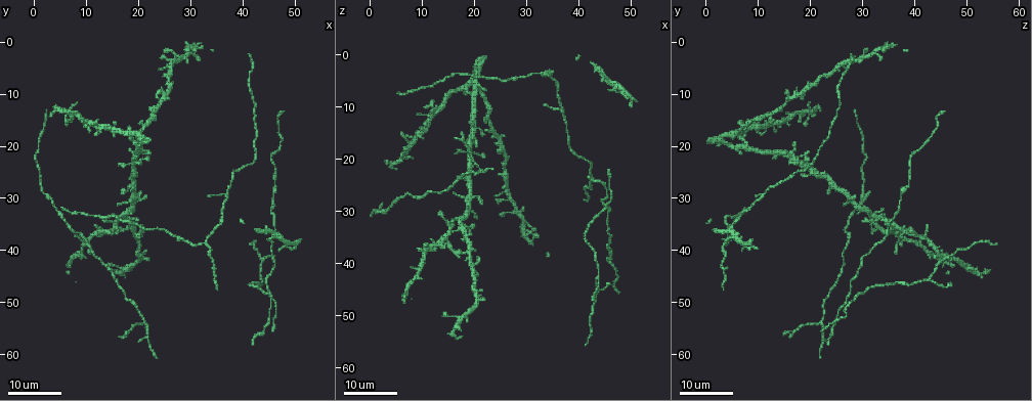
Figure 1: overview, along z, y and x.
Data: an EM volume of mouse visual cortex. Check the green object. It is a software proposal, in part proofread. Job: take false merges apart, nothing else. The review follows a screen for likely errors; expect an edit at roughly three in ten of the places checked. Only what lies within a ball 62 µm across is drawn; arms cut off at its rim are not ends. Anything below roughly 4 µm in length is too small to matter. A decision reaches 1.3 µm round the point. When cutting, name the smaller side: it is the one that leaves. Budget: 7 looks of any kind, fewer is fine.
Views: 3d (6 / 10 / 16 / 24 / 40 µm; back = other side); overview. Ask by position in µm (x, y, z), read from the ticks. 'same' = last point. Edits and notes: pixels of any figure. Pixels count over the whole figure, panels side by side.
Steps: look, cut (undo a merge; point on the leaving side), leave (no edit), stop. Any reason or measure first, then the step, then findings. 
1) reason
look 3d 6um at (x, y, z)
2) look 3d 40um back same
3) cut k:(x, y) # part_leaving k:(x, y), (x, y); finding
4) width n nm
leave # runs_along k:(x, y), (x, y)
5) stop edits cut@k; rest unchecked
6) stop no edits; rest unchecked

side arm on a straight run
look 3d 16um at (21.0, 54.5, 22.0)

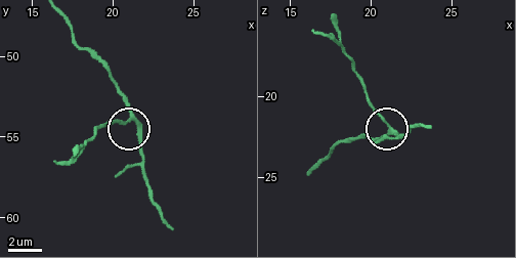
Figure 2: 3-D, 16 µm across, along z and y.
look 3d 6um at (21.3, 54.1, 22.2)

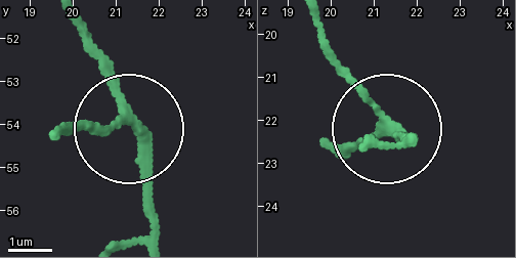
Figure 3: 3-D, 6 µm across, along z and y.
arms 3
leave # one neuron here

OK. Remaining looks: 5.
looks like a crossing
look 3d 24um at (15.5, 34.5, 32.0)

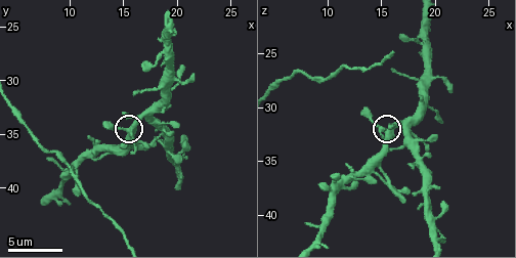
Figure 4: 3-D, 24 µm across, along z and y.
look 3d 10um at (15.4, 34.8, 32.2)

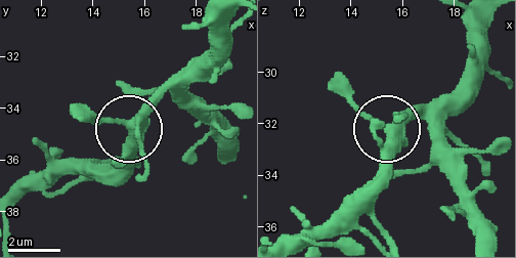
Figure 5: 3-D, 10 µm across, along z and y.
width 380 nm
leave # all the same neuron

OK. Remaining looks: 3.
a fork
look 3d 24um at (32.5, 39.0, 3.5)

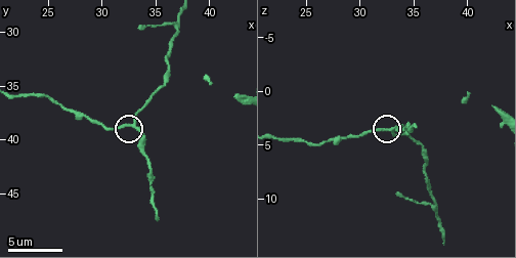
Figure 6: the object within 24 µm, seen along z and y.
look 3d 10um at (32.6, 38.8, 3.4)

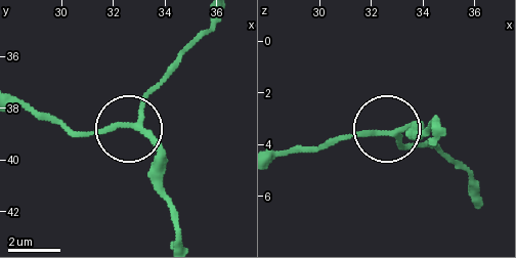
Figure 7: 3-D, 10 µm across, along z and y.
side_arm 10 um
leave # runs_along 7:(220, 19), (136, 118), (136, 131), (154, 152), (161, 175); one neuron here

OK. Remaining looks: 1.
stop no edits; rest unchecked

